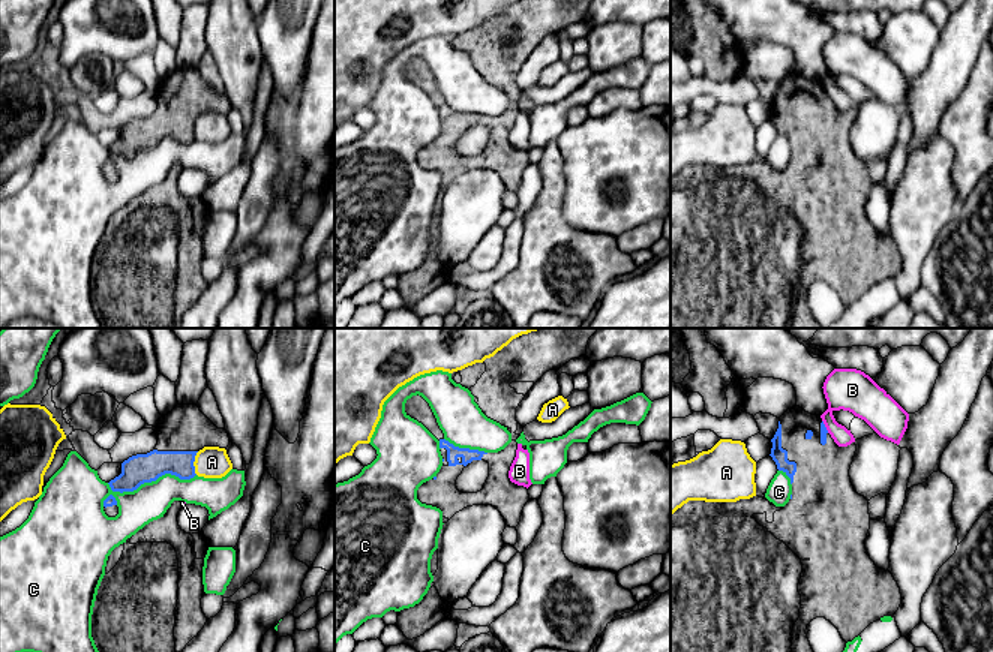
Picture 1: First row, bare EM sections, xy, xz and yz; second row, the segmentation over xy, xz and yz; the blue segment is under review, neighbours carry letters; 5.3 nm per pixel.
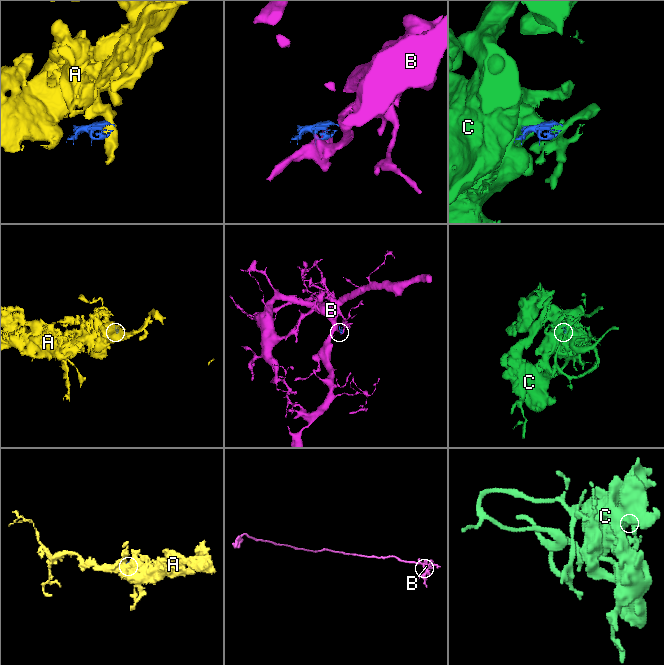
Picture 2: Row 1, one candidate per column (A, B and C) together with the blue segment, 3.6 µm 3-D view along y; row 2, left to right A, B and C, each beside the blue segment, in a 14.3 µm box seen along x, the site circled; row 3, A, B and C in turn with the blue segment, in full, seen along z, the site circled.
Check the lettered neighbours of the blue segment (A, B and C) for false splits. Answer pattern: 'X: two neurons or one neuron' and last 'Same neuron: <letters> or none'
A: two neurons
B: two neurons
C: two neurons
Same neuron: none

